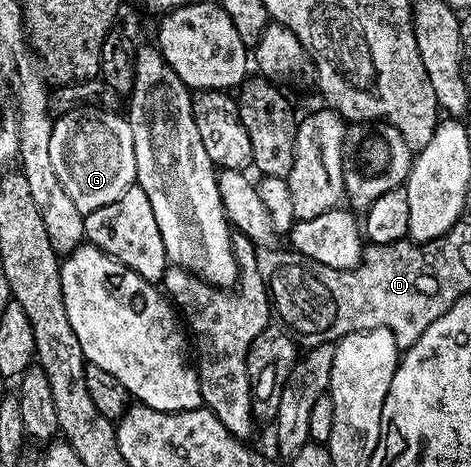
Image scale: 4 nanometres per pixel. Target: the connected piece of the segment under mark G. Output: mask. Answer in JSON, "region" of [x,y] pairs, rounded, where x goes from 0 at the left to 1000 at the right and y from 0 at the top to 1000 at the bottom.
{"region":[[[208,227],[157,231],[113,261],[106,345],[115,351],[115,370],[123,370],[123,388],[132,388],[132,405],[149,413],[149,430],[180,456],[251,430],[289,388],[285,293],[270,253]]]}

